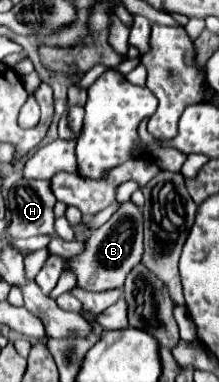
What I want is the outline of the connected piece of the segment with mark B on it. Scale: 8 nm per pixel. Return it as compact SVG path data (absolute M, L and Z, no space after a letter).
M125 201L111 215L111 219L91 235L85 253L69 259L69 267L77 273L77 285L83 285L85 289L91 291L115 289L123 285L127 273L141 261L141 257L143 257L143 213L133 201Z

